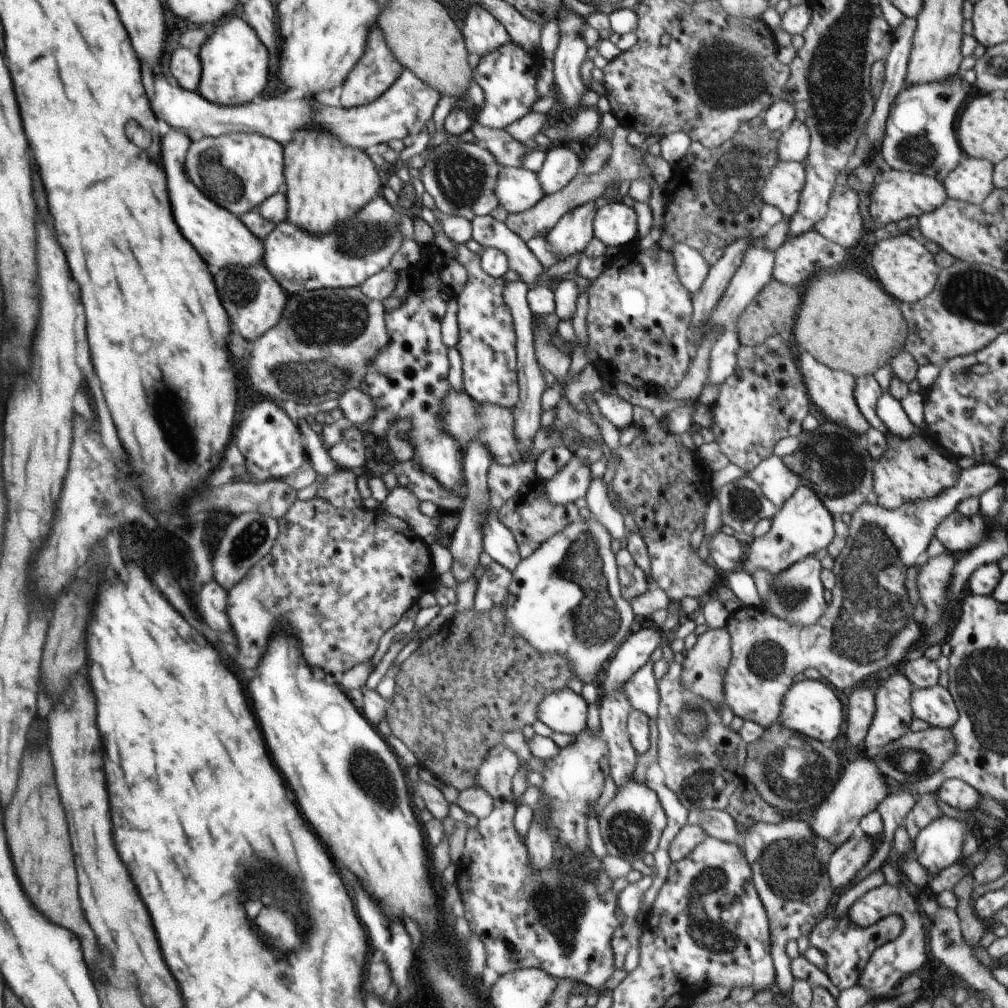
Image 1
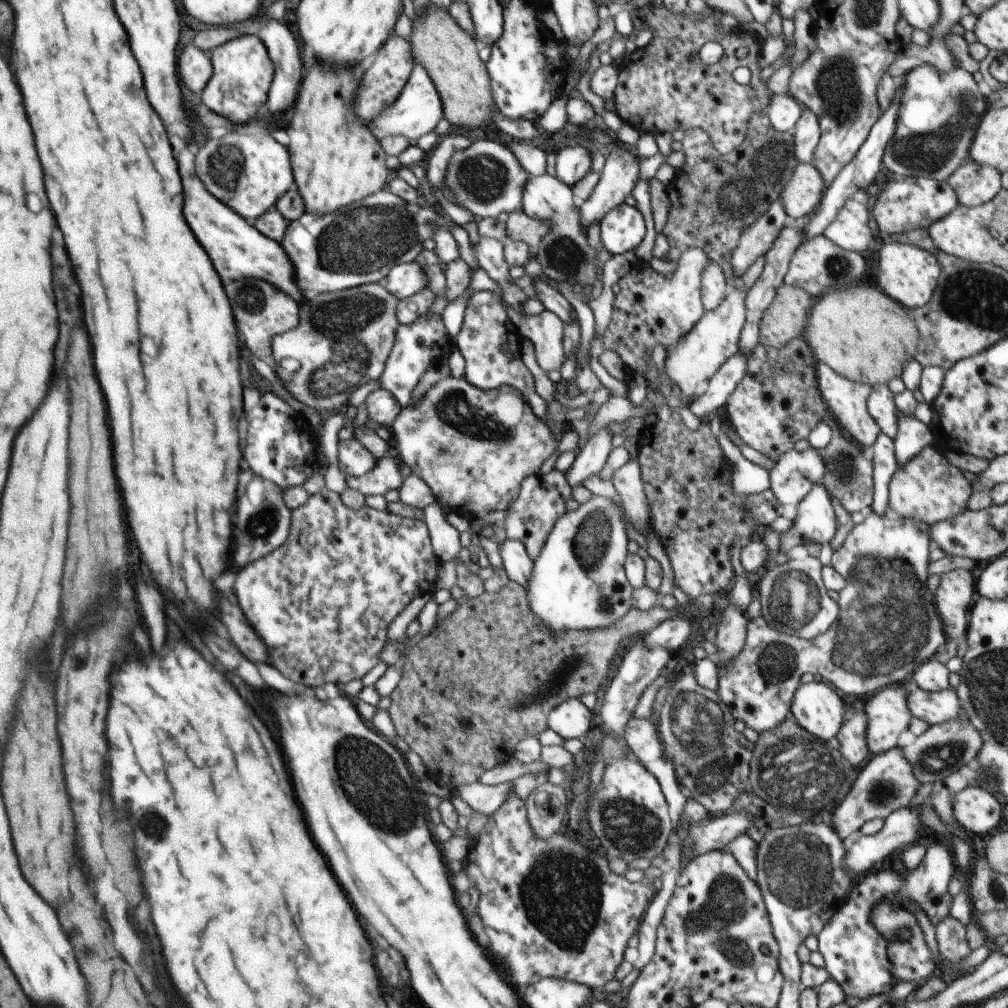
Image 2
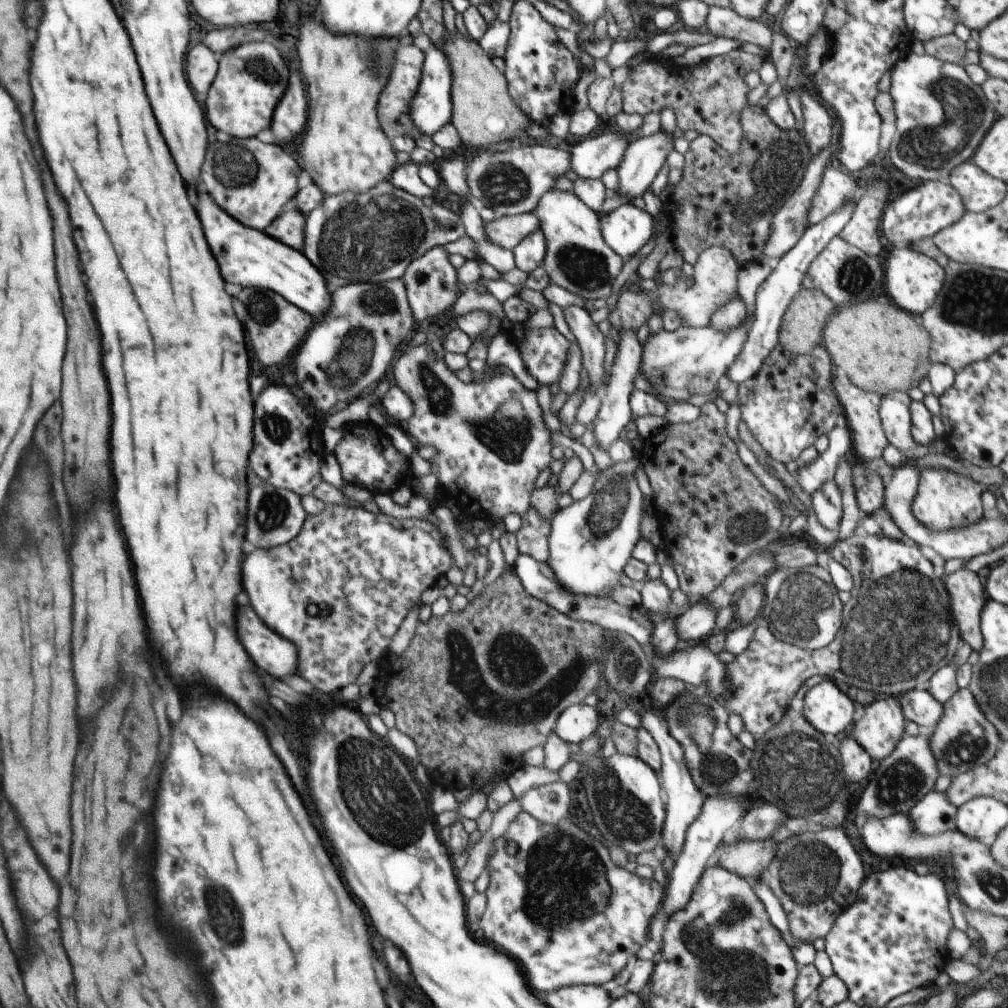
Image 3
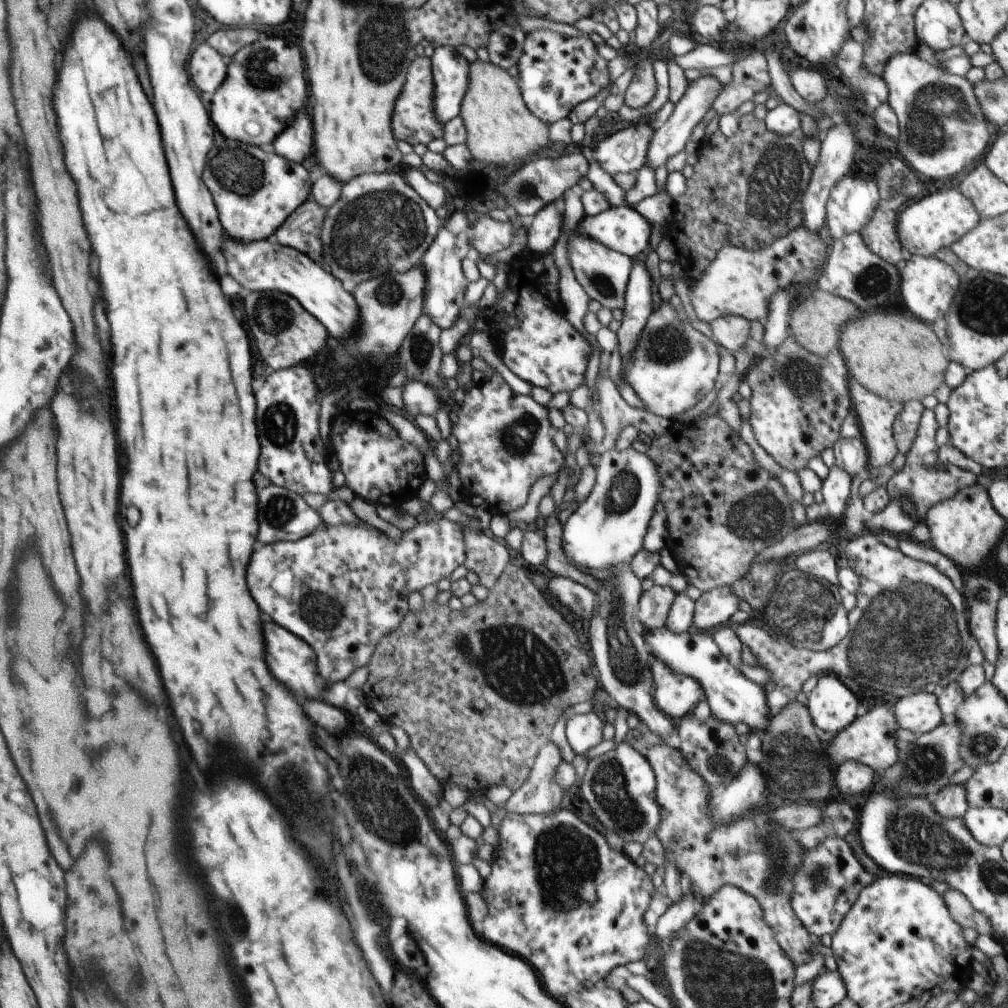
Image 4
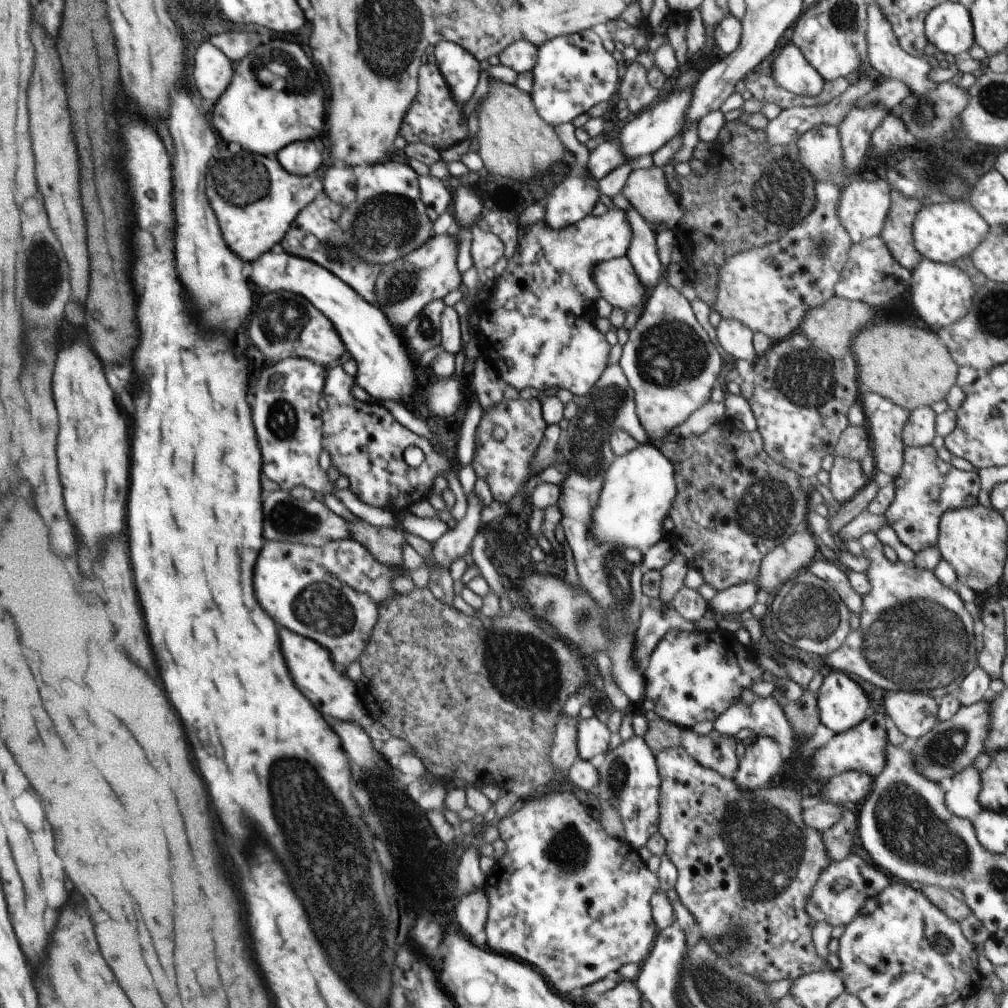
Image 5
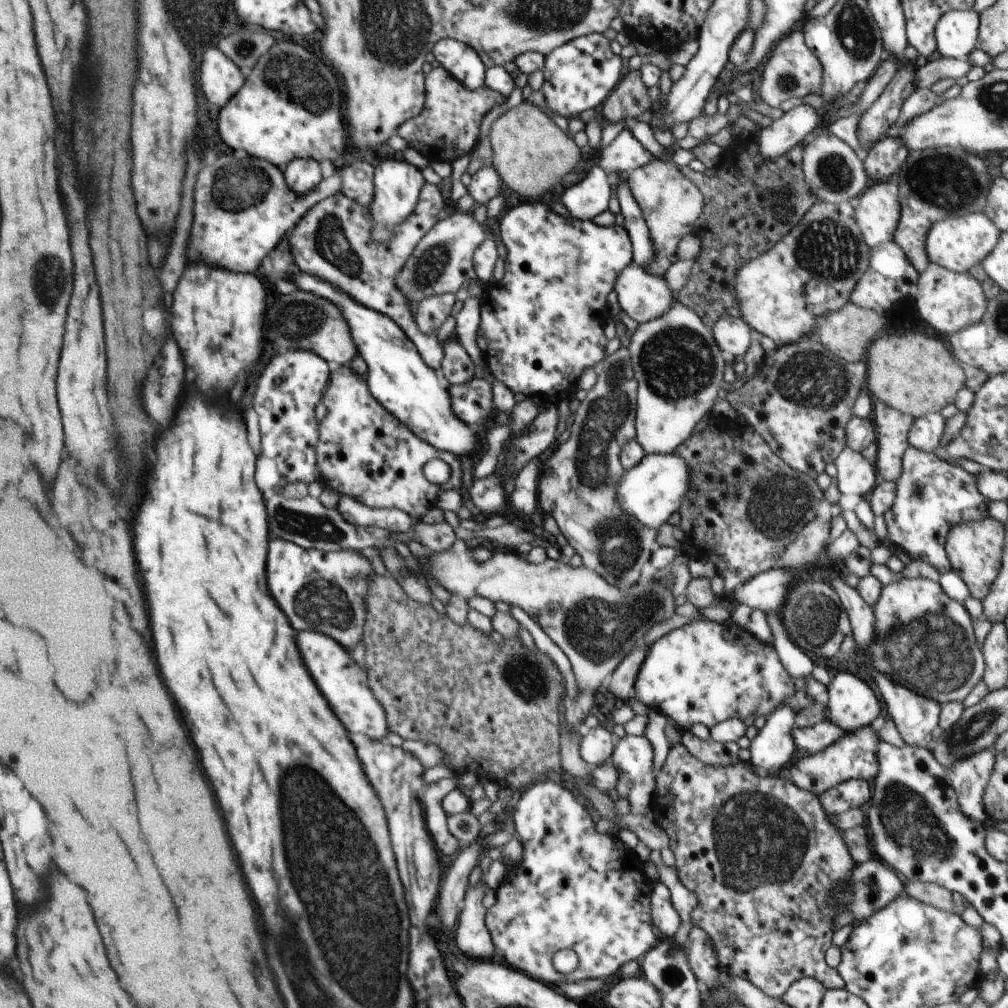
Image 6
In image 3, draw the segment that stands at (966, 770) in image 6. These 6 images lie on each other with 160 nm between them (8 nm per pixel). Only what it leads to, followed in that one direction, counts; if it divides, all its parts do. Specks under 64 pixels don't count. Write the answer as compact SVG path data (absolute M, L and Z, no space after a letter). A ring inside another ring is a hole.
M930 791L908 812L919 835L937 835L957 828L955 807L945 792Z

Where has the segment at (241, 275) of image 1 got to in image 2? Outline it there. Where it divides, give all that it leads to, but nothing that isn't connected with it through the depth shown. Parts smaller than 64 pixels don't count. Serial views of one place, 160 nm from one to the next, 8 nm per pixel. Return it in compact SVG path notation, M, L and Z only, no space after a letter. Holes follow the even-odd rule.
M244 278L228 282L224 288L234 310L238 332L244 336L246 348L258 358L268 358L273 354L270 352L272 338L298 326L298 304L274 285L257 278Z

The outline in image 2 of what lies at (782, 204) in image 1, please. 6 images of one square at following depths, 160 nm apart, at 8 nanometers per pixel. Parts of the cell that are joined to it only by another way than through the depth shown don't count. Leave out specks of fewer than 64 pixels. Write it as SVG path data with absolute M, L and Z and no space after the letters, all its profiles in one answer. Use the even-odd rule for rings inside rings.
M800 163L783 186L783 200L788 216L799 219L810 215L825 194L825 180L812 163Z

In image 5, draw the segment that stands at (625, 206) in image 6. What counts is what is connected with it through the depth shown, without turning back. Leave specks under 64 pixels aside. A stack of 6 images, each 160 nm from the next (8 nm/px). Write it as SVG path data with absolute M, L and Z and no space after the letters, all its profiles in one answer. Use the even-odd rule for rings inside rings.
M634 208L624 211L630 223L633 239L627 250L627 259L632 263L635 273L647 290L647 297L653 293L658 279L664 272L656 251L656 230Z

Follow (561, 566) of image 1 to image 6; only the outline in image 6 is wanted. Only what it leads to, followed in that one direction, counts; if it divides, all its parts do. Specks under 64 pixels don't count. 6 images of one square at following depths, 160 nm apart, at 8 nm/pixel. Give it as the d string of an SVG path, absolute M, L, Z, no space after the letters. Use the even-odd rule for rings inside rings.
M645 454L638 466L624 470L616 486L616 500L624 514L634 516L646 528L657 530L676 513L690 488L690 470L676 454Z

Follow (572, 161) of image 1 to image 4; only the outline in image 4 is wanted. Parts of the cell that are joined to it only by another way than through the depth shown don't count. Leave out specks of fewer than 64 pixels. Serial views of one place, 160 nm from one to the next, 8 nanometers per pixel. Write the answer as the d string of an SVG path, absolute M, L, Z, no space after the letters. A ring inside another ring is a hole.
M650 118L640 120L602 139L594 151L595 160L610 175L639 171L647 162L647 150L655 133L650 122Z

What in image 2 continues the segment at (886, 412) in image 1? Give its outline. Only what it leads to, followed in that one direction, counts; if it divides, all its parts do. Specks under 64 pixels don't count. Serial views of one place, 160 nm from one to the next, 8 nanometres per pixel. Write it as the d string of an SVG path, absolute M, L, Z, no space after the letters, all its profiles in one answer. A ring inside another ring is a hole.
M899 412L898 434L893 440L899 468L904 468L918 453L934 443L931 426Z

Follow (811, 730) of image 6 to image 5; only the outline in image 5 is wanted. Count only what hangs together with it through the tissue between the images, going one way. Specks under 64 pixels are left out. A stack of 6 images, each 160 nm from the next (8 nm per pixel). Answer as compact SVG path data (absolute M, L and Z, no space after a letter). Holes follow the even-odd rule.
M773 696L758 697L752 706L743 704L742 700L737 701L713 722L713 728L720 734L735 738L741 730L750 729L757 735L772 737L781 750L785 747L794 750L810 739L804 738L799 742L782 707Z

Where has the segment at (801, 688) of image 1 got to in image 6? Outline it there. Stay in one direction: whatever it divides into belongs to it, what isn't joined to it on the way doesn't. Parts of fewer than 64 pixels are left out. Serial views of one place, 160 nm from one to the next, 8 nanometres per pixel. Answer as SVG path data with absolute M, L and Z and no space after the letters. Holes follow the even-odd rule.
M838 672L827 690L827 718L845 733L870 726L882 712L881 701L870 686L850 672Z

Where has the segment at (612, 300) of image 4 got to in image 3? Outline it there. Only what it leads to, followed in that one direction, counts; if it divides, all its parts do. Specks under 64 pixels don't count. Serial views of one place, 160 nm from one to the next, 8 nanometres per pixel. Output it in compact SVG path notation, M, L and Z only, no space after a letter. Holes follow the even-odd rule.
M550 189L542 195L534 214L547 240L543 270L546 270L551 283L588 300L608 298L613 294L614 280L625 263L605 243L601 233L598 214L590 210L574 193Z

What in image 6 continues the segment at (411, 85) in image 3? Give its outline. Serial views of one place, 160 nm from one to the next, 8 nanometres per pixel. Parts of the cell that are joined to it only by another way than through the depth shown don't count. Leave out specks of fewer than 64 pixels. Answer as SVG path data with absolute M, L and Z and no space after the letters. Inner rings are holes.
M443 67L434 68L425 75L425 102L422 112L404 122L396 135L403 138L409 148L416 149L429 161L452 163L476 148L482 119L498 104L507 102L500 92L484 85L478 90L468 90L458 83Z

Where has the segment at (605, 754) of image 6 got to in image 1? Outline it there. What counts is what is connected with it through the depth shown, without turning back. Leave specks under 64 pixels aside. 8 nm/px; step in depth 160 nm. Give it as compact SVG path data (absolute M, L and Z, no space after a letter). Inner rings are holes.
M569 688L554 690L538 704L538 718L554 732L576 736L587 730L588 703Z

